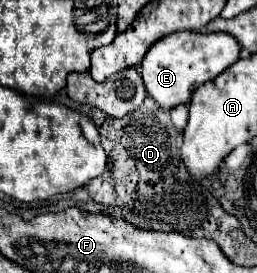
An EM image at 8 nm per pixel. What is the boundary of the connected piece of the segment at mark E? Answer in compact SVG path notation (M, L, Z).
M225 33L171 35L169 39L157 43L153 51L147 51L145 59L141 61L141 77L145 81L147 93L157 101L161 109L169 111L179 105L189 105L193 91L231 67L239 59L239 51L239 43Z

